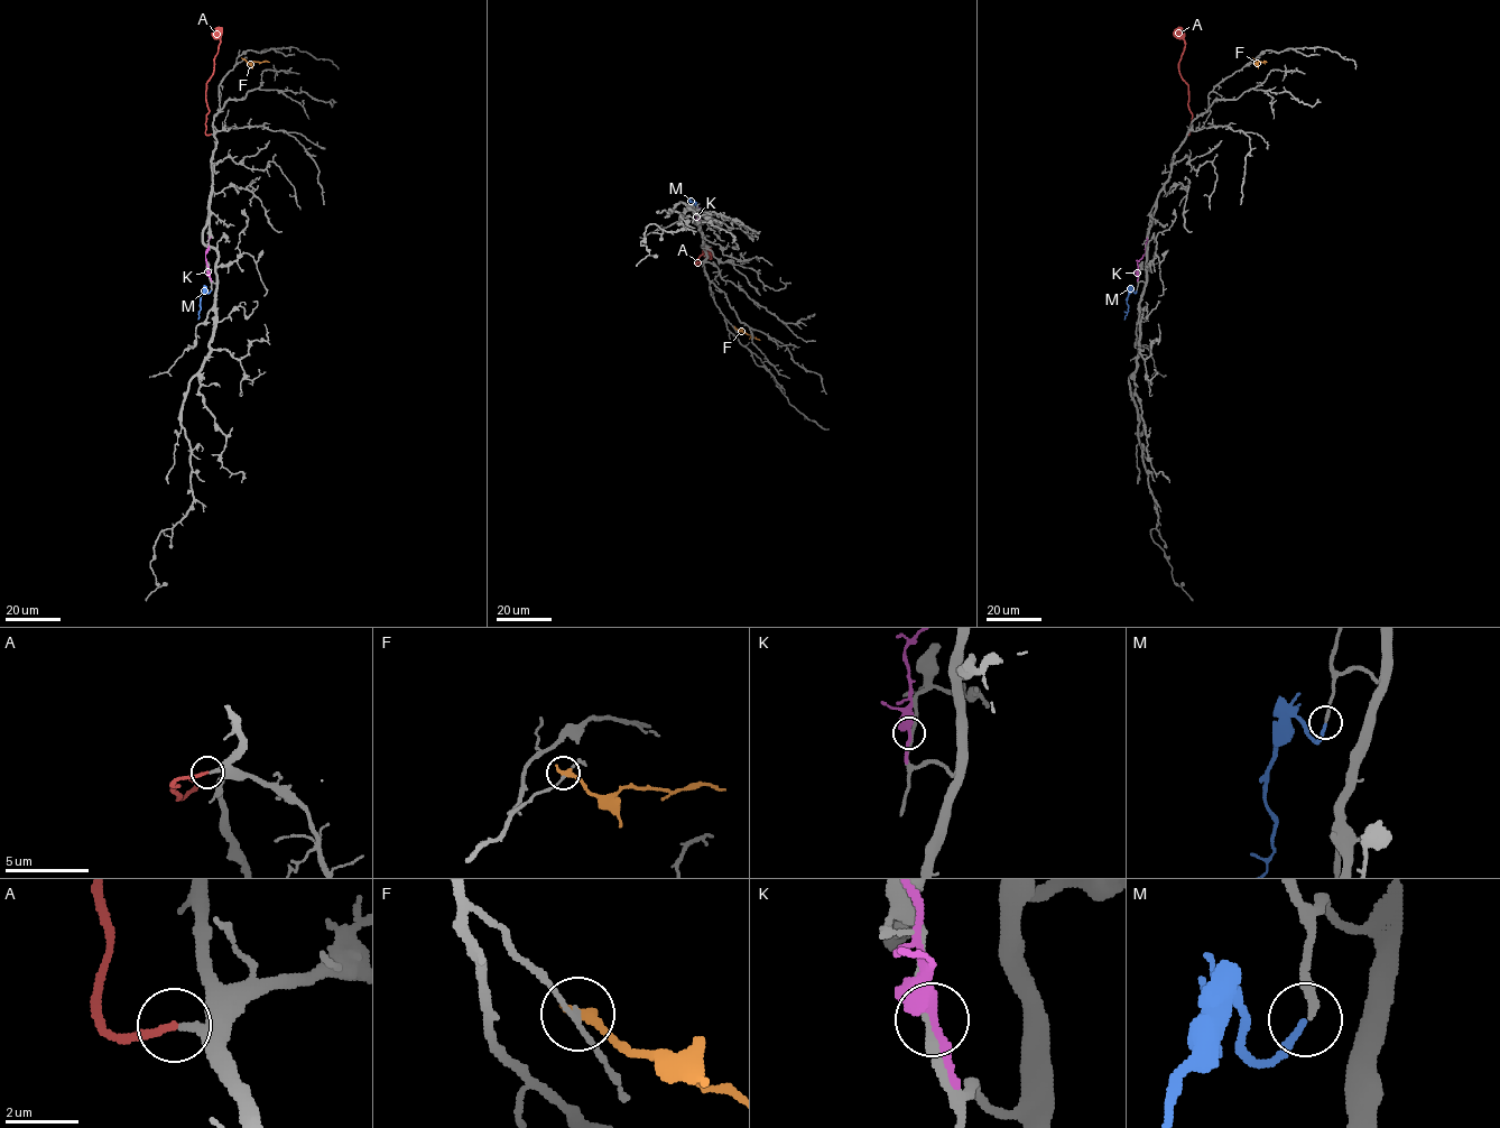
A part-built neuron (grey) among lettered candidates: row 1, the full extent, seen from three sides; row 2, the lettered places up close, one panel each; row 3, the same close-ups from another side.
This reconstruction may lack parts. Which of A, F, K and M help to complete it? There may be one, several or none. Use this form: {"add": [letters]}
{"add": ["A", "M"]}

